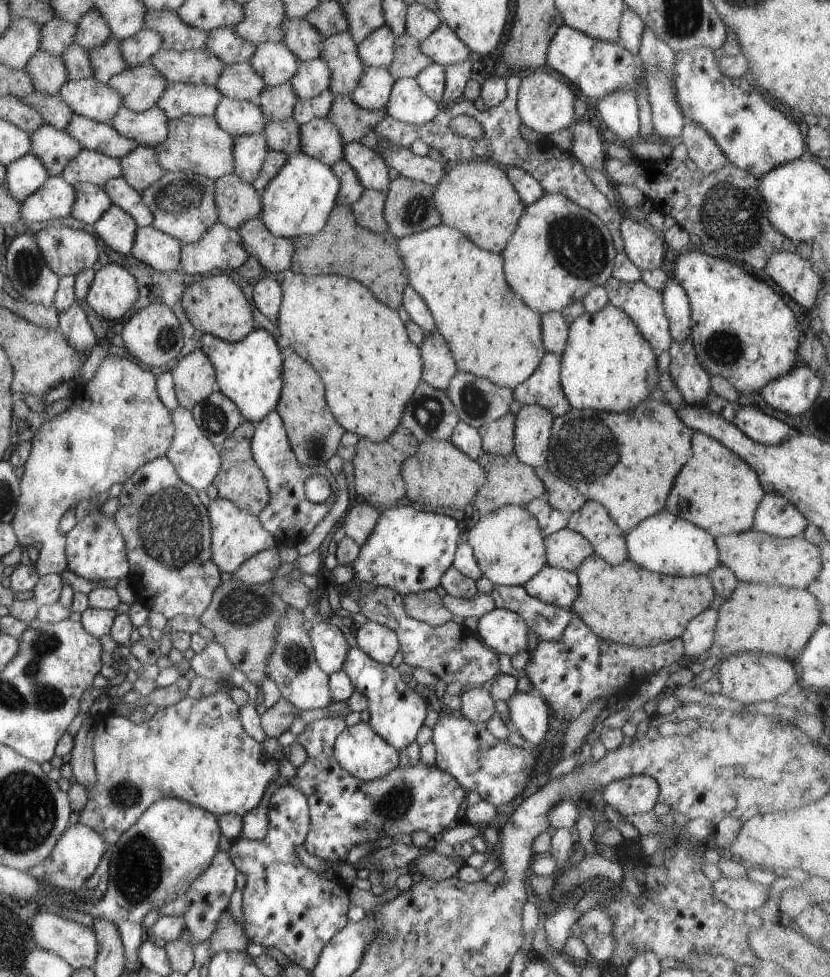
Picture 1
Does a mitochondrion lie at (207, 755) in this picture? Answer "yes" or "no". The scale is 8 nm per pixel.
no

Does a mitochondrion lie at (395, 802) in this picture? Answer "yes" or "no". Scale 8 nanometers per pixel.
yes

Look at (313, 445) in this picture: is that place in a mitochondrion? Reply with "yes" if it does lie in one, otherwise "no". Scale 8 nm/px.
yes

